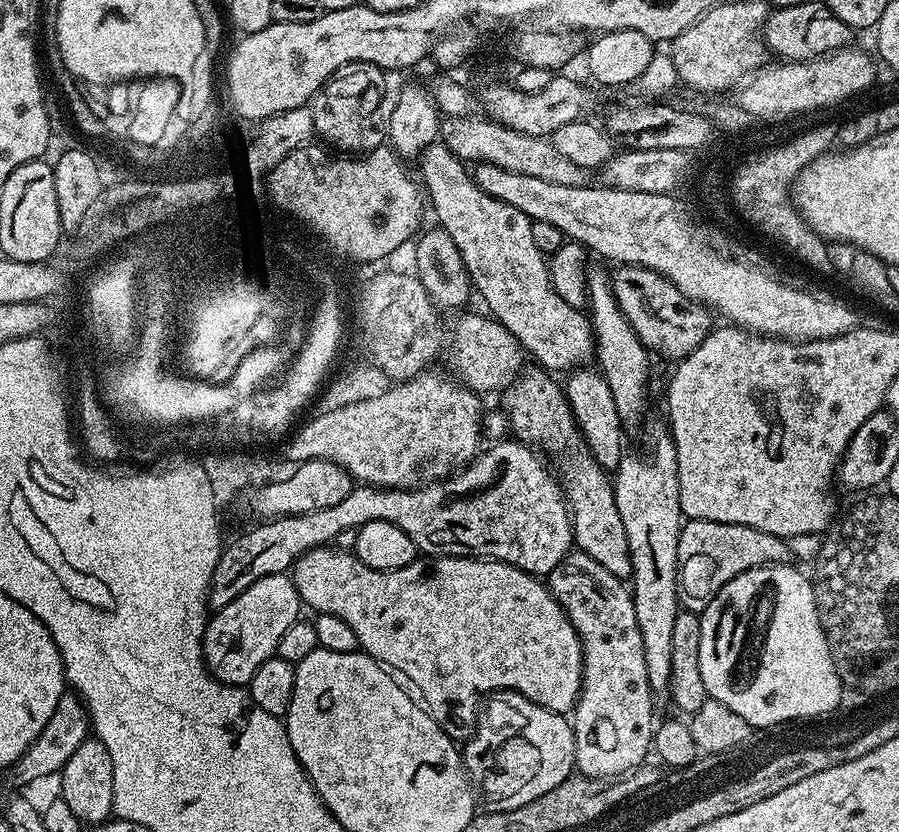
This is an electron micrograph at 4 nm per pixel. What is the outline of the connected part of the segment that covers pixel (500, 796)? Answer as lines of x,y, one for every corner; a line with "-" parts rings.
521,692
489,695
475,728
476,733
462,748
464,768
489,812
518,810
573,775
576,747
569,717
530,702

